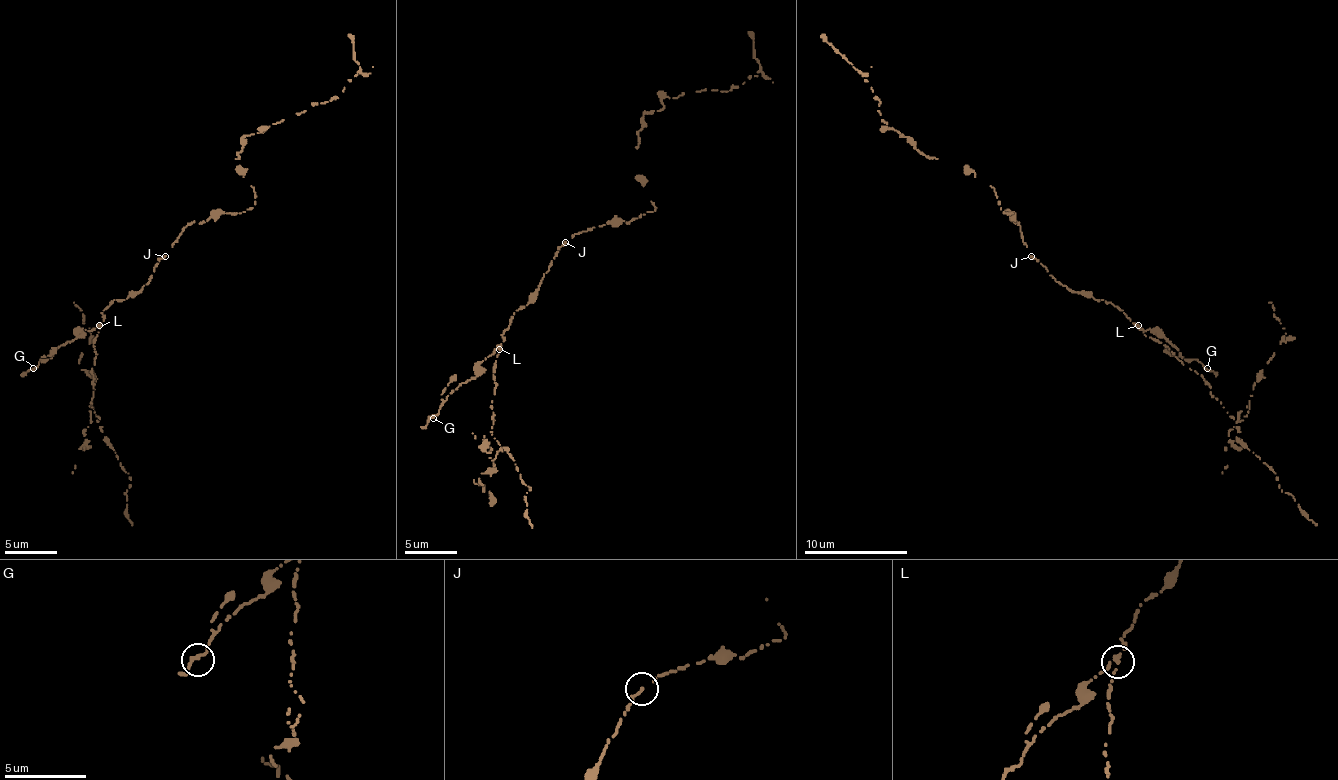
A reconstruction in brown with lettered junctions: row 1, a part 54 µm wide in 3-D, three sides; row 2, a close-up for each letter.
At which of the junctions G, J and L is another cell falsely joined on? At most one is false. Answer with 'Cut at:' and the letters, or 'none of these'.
Cut at: L

